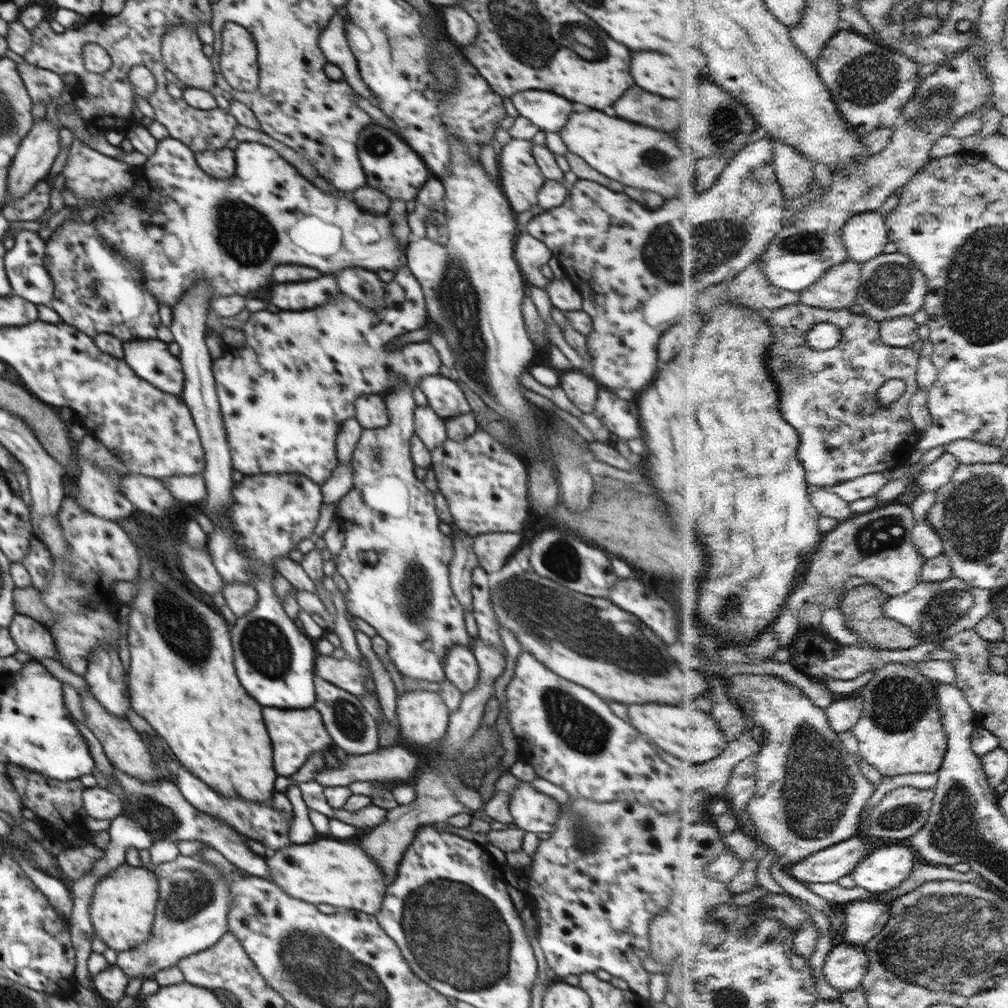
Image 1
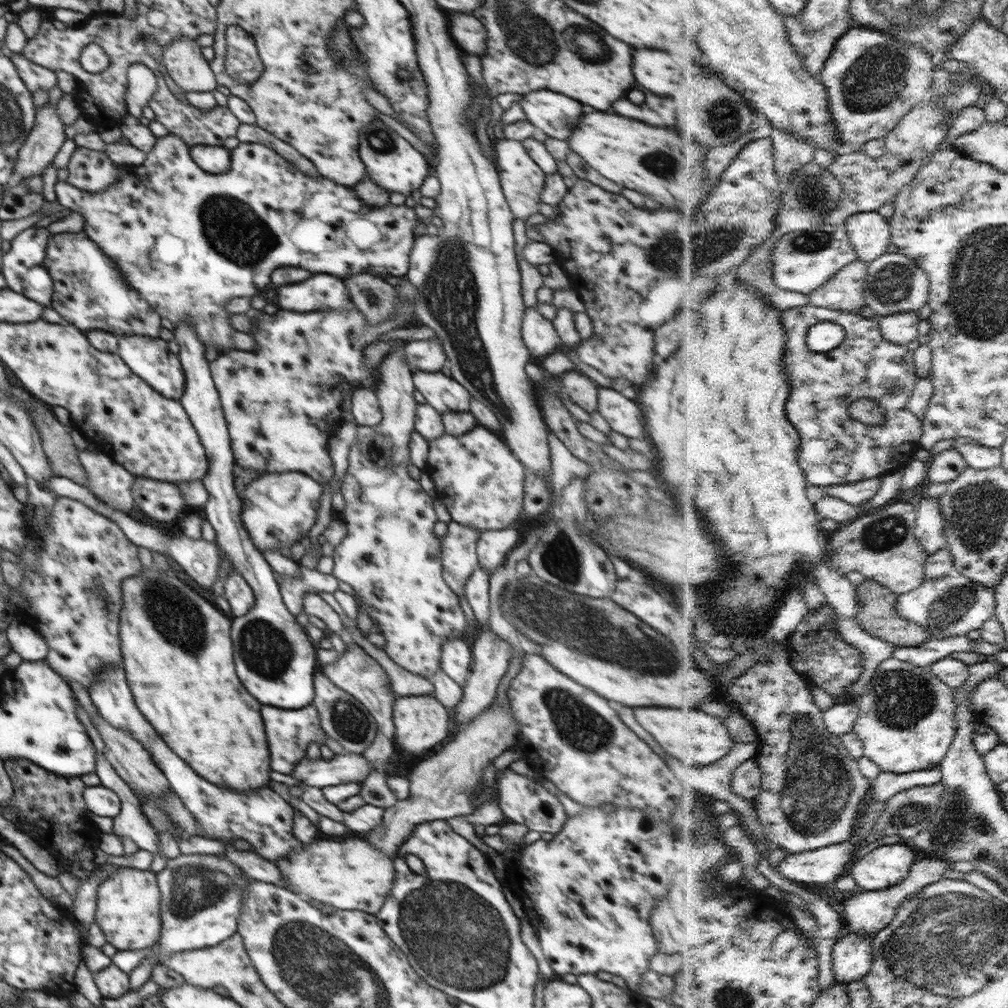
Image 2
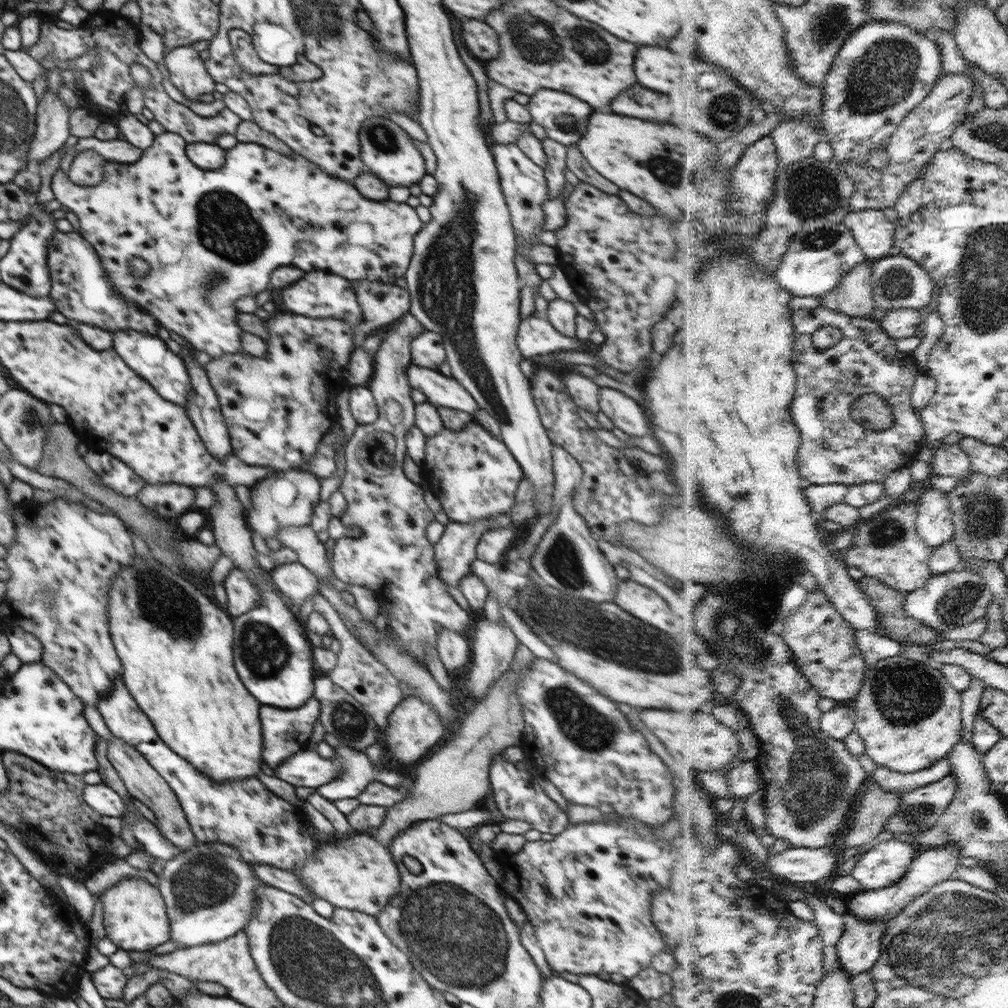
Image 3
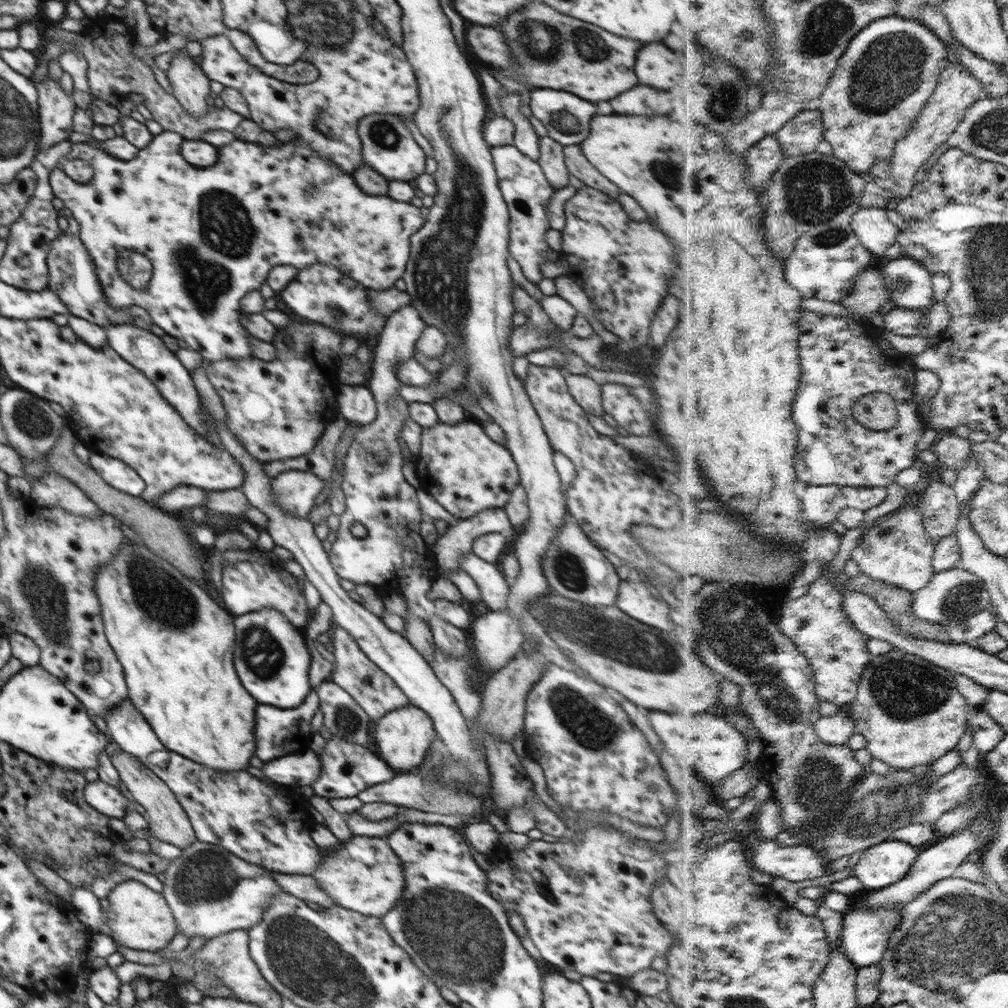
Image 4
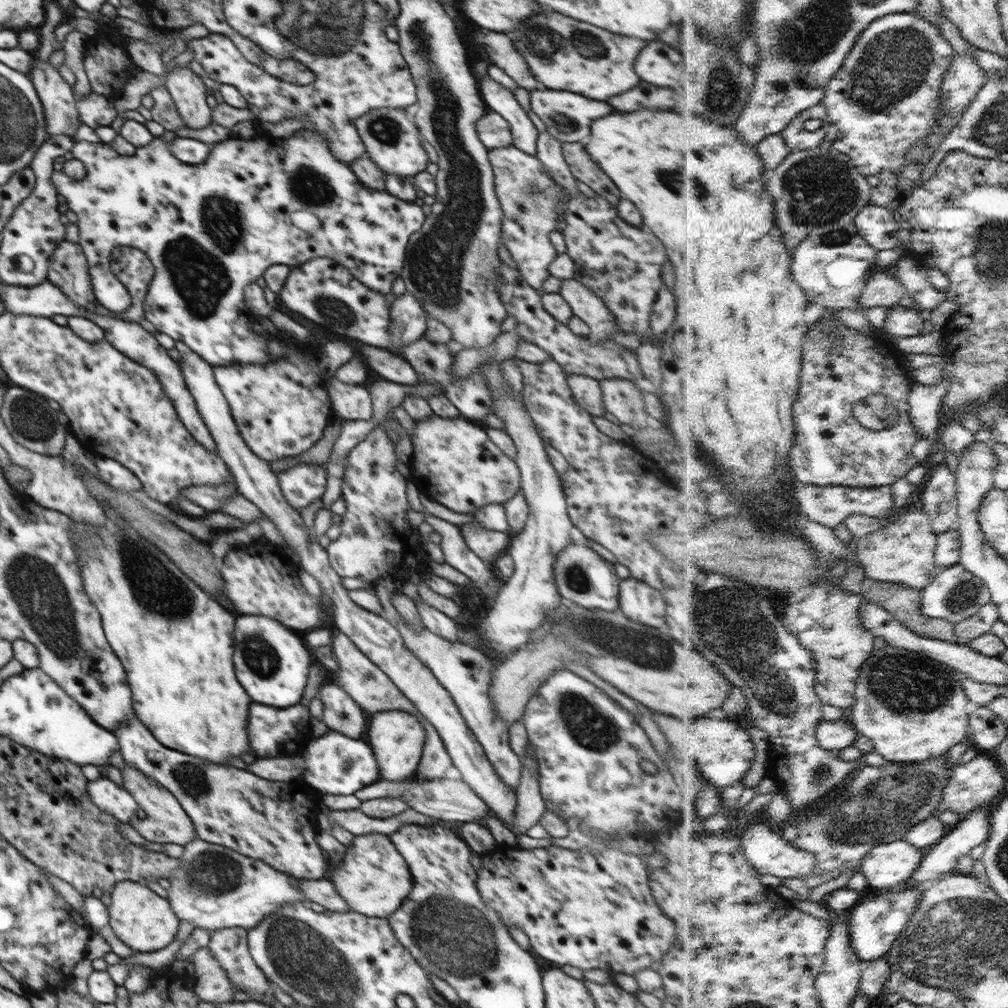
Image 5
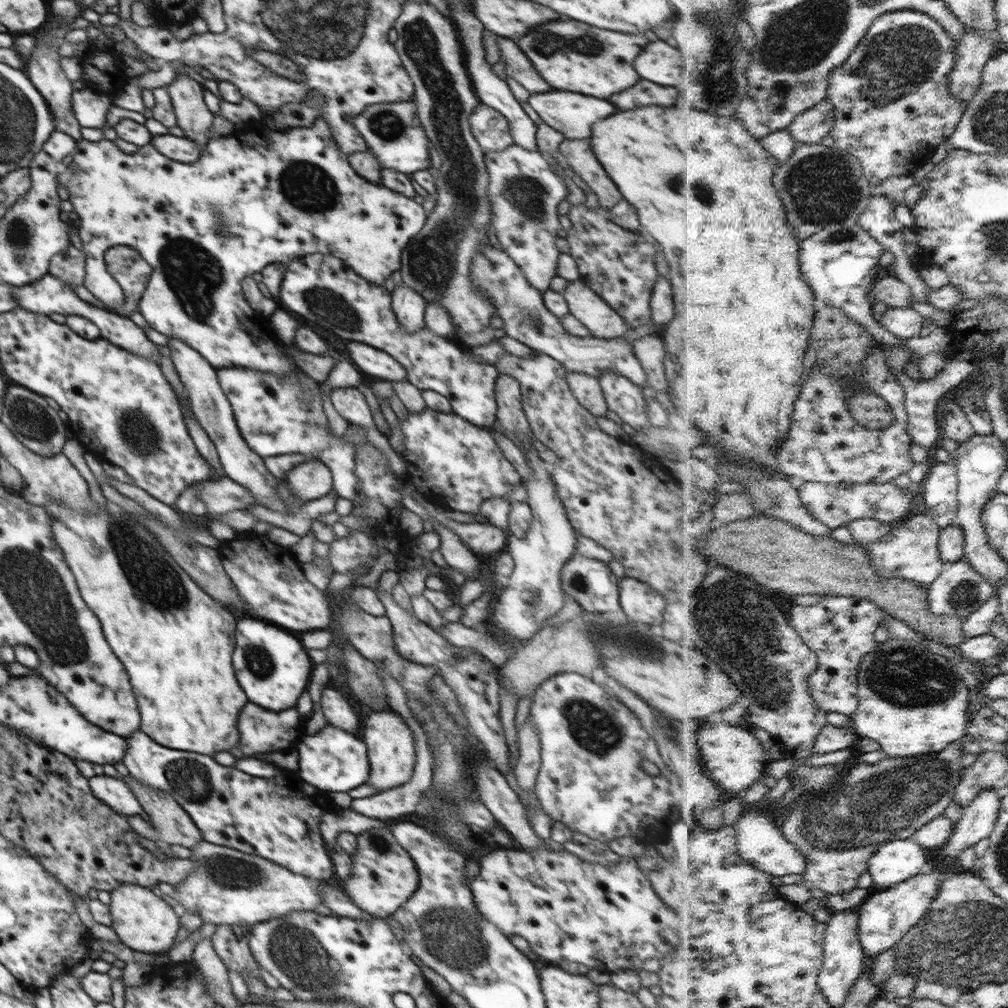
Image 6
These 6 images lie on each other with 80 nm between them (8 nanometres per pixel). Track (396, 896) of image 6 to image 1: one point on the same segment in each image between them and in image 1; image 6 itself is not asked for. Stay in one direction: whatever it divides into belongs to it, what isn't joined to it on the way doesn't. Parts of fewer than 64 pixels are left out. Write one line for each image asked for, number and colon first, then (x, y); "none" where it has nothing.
1: (327, 871)
2: (351, 874)
3: (360, 874)
4: (365, 875)
5: (374, 880)

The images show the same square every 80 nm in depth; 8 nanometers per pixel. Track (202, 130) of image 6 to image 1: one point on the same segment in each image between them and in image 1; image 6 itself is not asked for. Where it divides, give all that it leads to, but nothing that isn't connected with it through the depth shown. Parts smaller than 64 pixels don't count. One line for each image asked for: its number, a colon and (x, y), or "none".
1: (181, 48)
2: (182, 58)
3: (188, 72)
4: (191, 87)
5: (187, 89)

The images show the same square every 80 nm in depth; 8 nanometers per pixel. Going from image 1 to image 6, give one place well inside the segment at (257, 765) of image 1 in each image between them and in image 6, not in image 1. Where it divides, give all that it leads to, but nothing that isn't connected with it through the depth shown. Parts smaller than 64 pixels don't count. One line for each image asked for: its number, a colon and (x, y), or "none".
2: (177, 653)
3: (181, 674)
4: (176, 650)
5: (178, 657)
6: (175, 641)

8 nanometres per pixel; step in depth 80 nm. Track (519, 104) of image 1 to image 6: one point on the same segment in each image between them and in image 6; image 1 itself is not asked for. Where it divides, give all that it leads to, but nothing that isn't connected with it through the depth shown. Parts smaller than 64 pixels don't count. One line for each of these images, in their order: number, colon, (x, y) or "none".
2: (553, 113)
3: (546, 107)
4: (567, 118)
5: (568, 116)
6: (571, 114)

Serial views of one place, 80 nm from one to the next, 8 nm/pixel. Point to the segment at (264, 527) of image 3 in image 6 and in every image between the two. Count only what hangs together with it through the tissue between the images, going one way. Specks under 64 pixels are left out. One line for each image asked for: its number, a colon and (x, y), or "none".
4: (295, 491)
5: (301, 485)
6: (310, 480)

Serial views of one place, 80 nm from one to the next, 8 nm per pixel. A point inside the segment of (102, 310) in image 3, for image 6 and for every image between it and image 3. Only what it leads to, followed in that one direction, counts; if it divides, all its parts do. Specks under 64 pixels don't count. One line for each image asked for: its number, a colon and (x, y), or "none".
4: (72, 277)
5: (68, 268)
6: (69, 267)

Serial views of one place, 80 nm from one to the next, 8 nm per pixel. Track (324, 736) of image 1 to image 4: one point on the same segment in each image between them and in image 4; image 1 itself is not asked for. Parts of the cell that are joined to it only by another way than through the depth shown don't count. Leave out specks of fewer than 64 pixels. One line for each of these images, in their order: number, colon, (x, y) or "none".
2: (289, 732)
3: (285, 732)
4: (279, 732)

